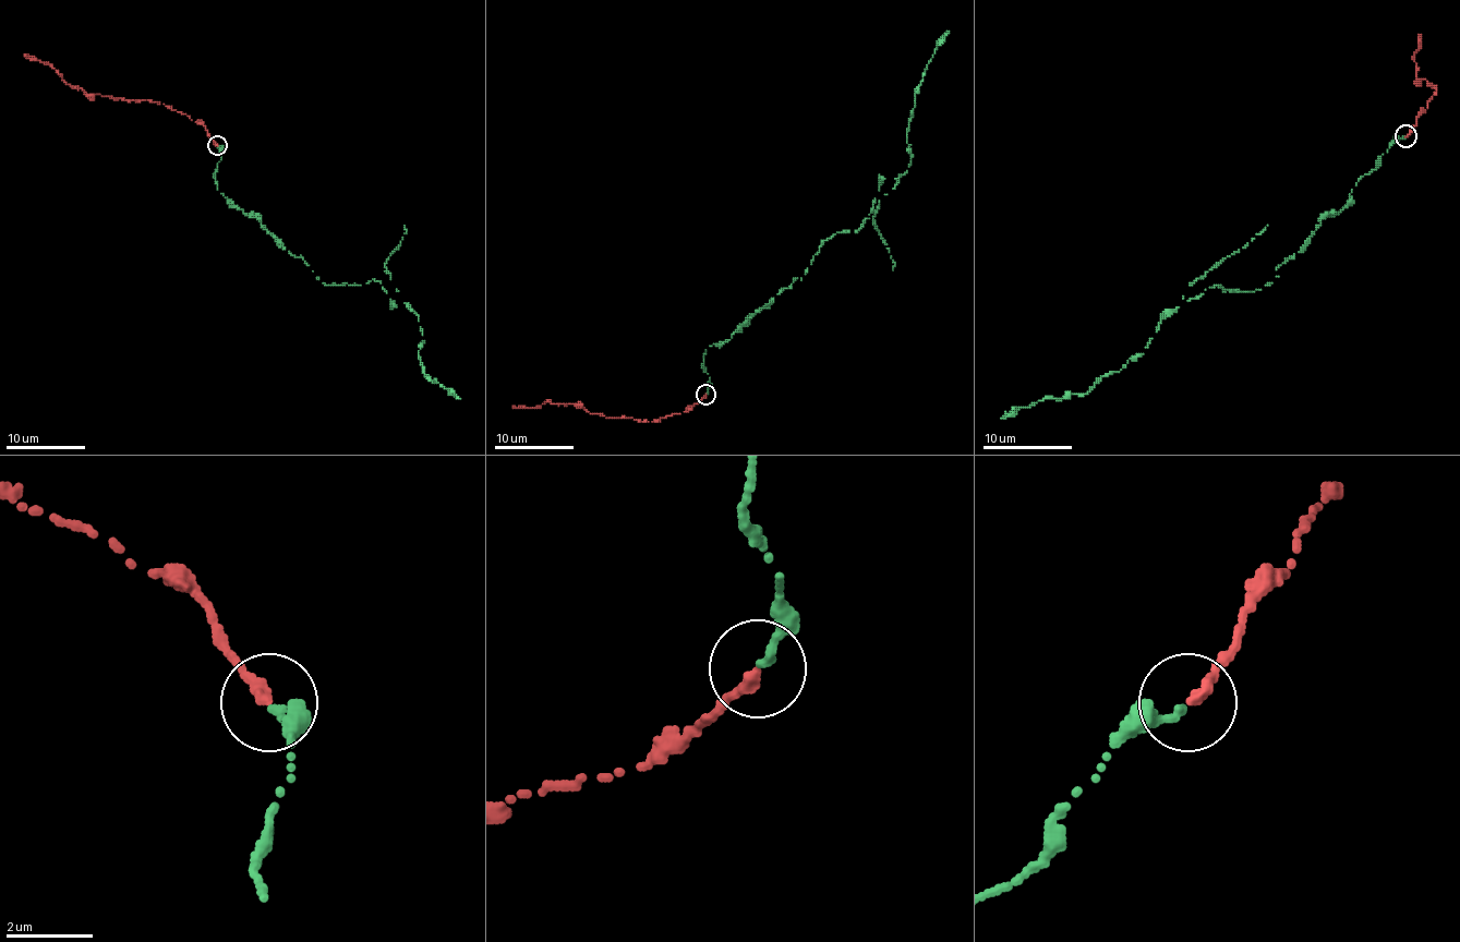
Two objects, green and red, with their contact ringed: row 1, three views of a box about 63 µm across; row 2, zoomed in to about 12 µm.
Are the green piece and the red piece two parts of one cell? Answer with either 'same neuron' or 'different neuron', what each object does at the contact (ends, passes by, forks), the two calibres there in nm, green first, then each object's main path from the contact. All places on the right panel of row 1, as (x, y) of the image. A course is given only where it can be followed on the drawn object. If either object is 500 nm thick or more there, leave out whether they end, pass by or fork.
same neuron; green ends; red ends; calibres 190 and 320 nm; course green (1404, 136), (1271, 282), (1252, 292), (1209, 287), (1166, 314), (1143, 354), (1085, 394), (1044, 398), (1001, 419); course red (1404, 136), (1436, 89), (1432, 83), (1419, 79), (1416, 72), (1414, 52), (1421, 46), (1419, 34)

